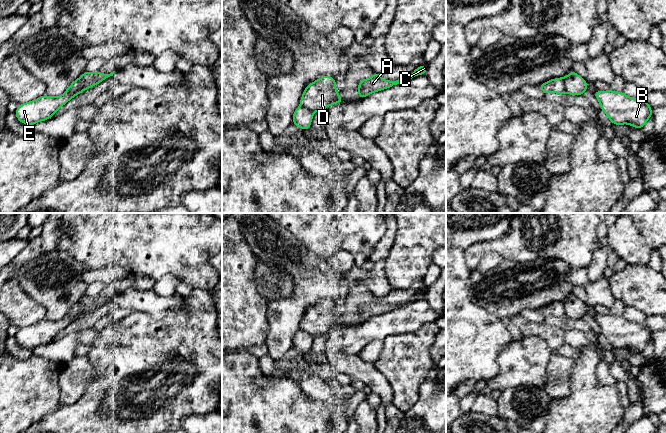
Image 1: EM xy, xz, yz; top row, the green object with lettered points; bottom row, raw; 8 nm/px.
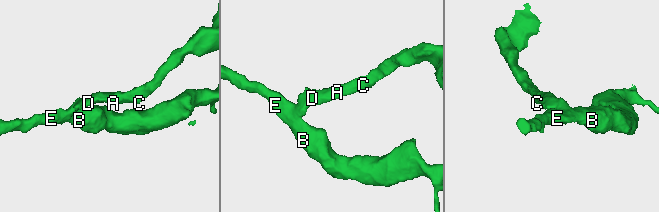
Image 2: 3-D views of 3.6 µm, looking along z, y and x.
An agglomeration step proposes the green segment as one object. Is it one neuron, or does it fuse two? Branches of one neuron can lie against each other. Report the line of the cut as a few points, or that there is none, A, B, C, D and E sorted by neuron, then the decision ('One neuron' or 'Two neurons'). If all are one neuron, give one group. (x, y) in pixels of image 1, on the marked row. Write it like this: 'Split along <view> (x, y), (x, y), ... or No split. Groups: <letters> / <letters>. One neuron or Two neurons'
Split along yz (565, 77), (564, 92). Groups: A C D / B E. Two neurons

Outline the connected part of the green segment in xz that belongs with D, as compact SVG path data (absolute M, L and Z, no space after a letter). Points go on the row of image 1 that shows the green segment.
M329 75L310 83L304 90L300 100L301 106L315 113L330 105L344 102L338 95L336 80Z

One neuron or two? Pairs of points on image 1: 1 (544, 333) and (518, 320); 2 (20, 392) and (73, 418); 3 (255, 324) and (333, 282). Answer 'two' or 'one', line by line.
1: one
2: two
3: two

